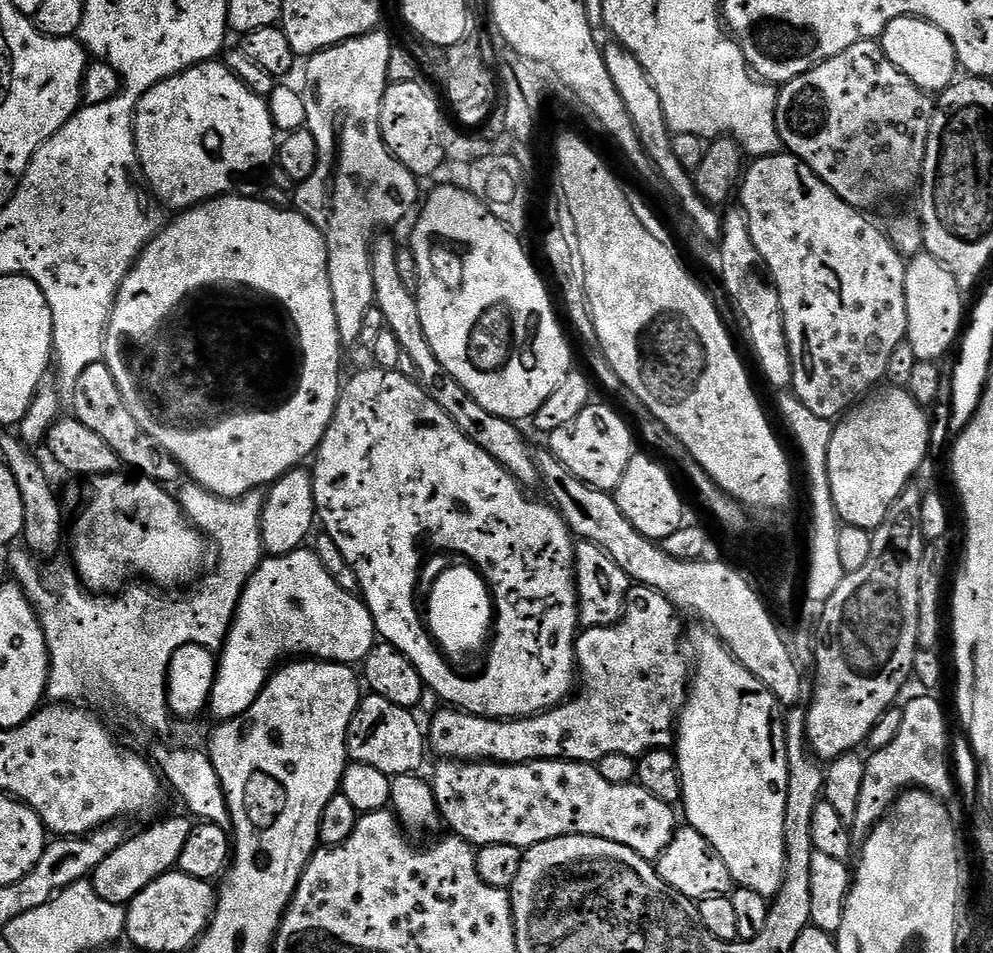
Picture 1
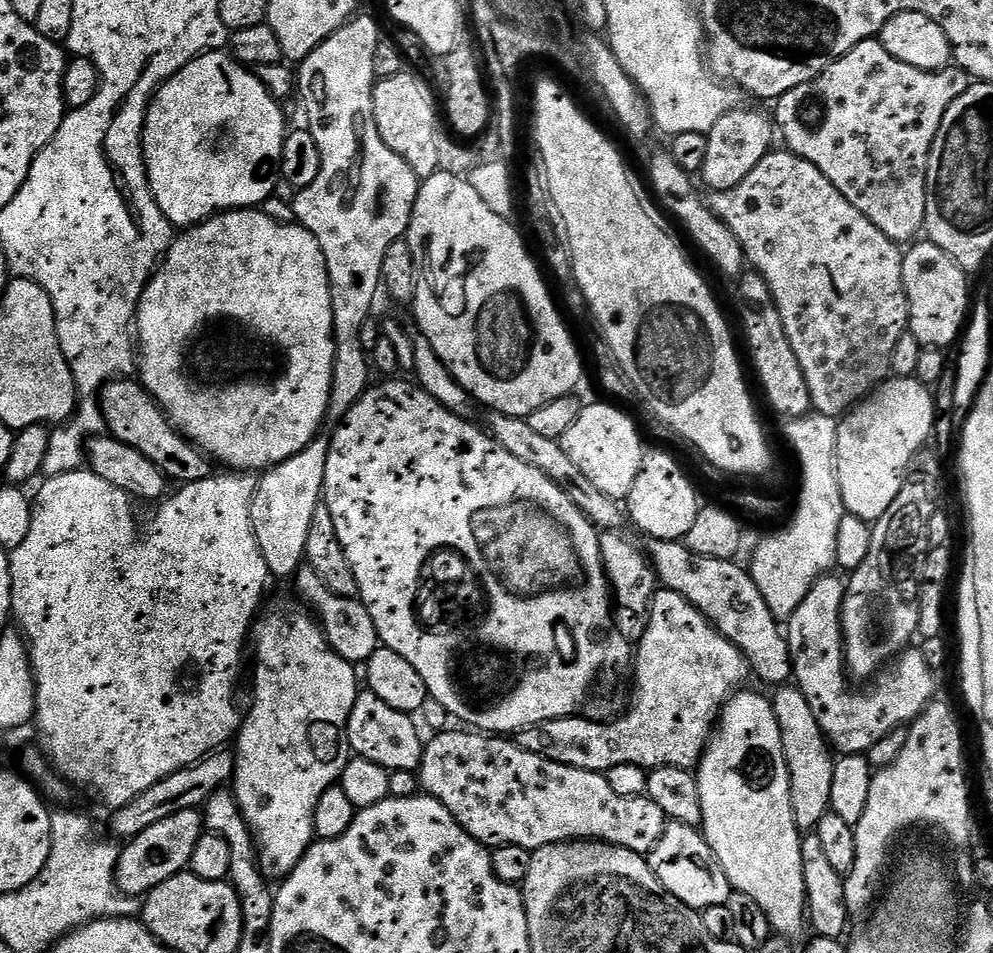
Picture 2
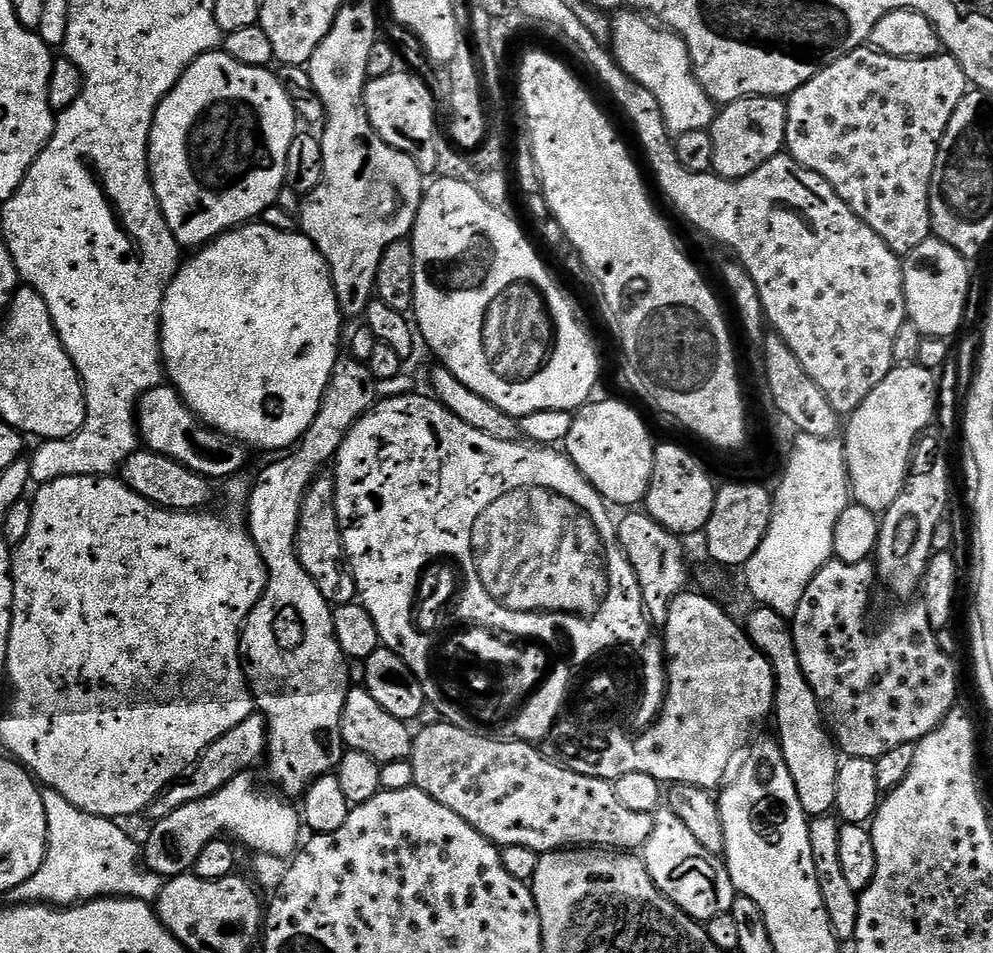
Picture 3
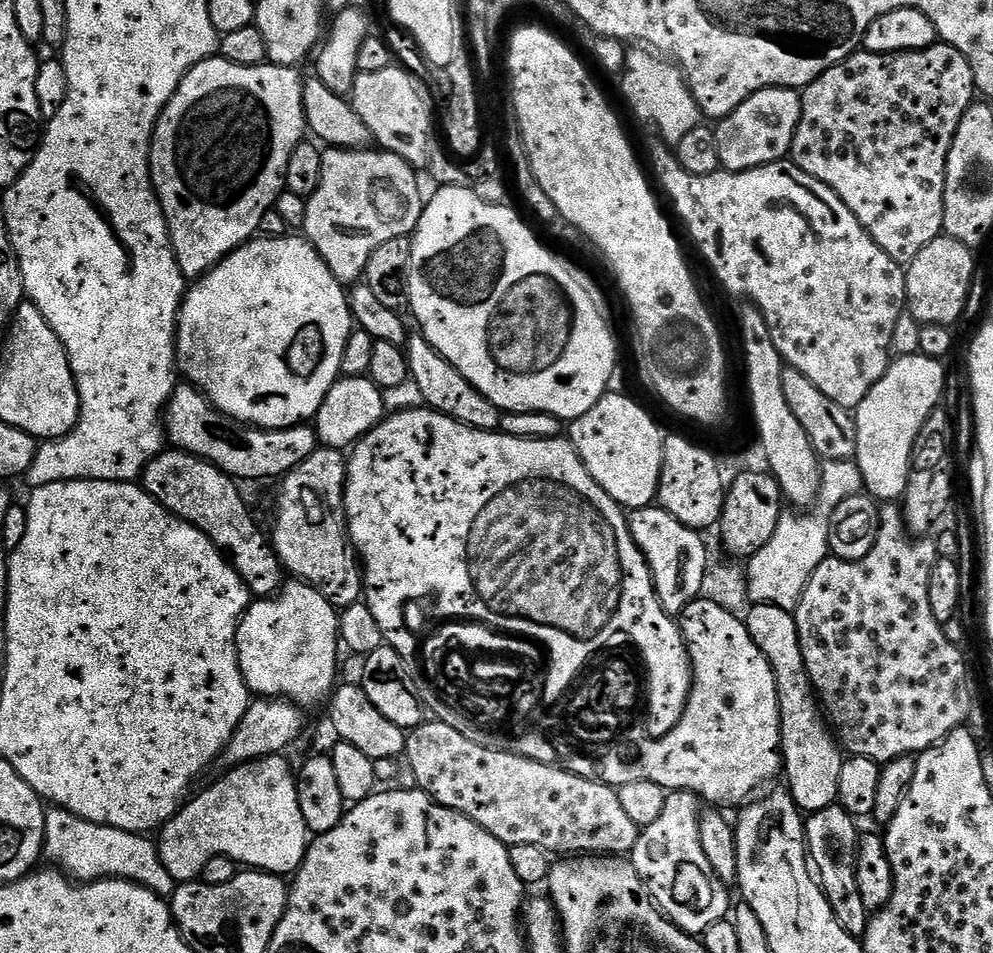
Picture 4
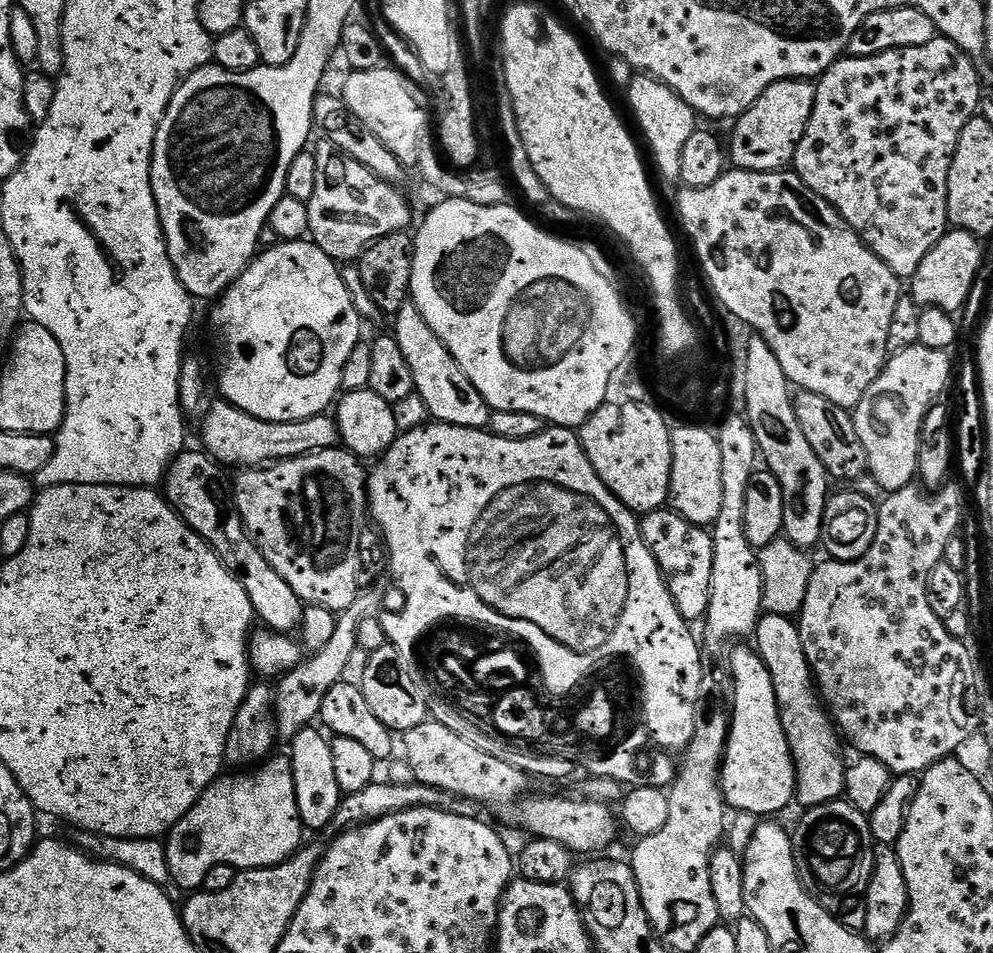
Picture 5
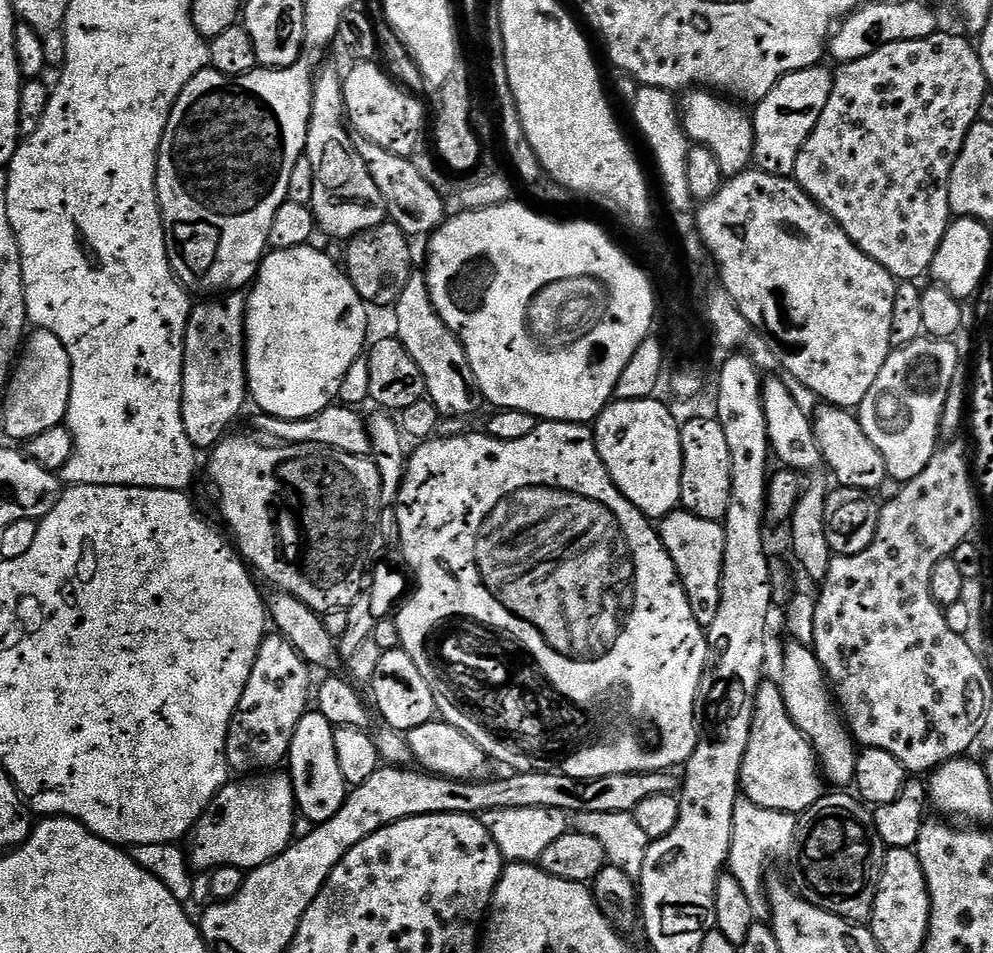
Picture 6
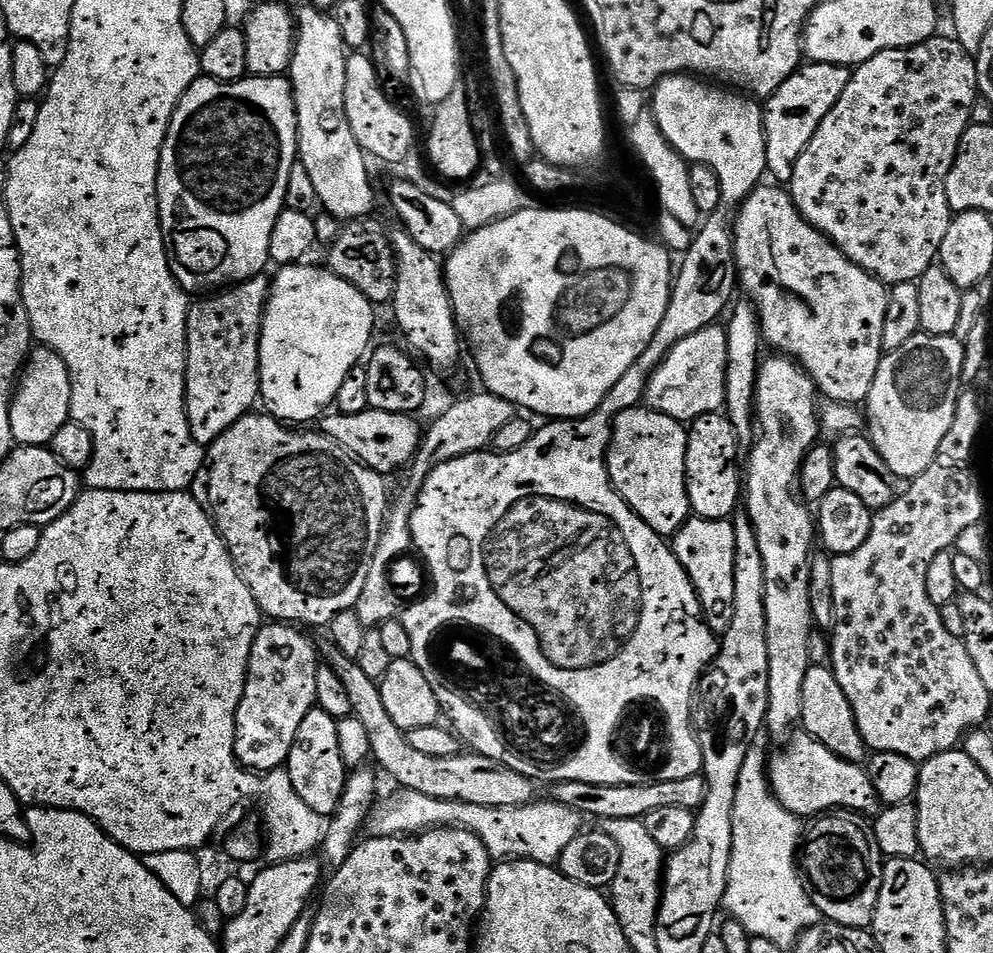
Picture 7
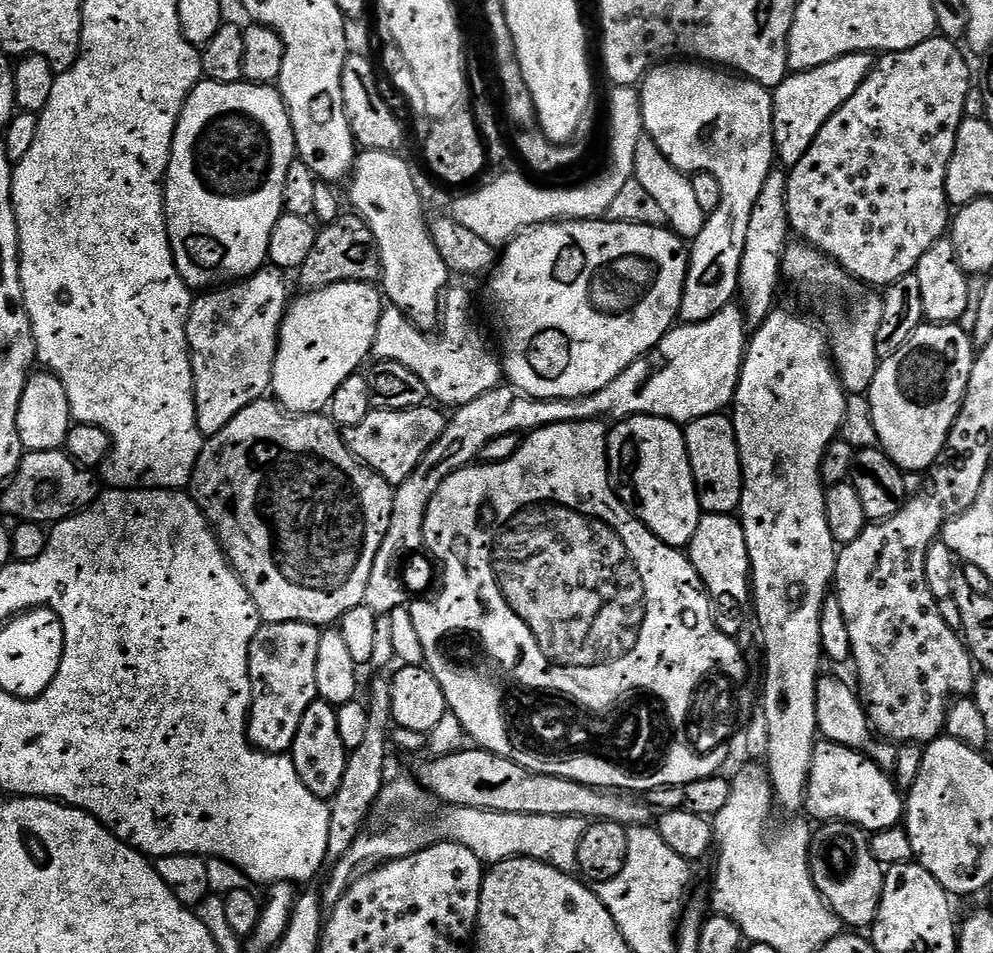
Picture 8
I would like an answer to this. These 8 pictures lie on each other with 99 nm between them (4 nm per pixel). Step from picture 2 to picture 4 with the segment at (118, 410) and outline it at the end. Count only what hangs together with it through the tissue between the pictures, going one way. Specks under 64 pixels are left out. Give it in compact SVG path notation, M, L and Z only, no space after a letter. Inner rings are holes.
M187 382L177 383L176 389L168 399L162 421L167 439L173 449L201 456L203 460L218 466L218 470L240 482L268 480L271 476L283 478L298 466L302 466L302 462L306 462L306 458L310 458L310 454L314 454L318 447L316 429L311 423L295 424L293 428L258 428L251 424L242 424L225 416L208 401L207 396L199 388Z

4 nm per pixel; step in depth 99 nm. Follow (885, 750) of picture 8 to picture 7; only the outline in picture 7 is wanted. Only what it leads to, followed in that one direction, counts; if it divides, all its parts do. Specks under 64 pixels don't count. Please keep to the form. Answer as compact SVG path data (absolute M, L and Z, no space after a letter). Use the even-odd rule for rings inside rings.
M813 663L802 682L802 714L800 724L803 731L809 732L826 750L838 754L851 764L863 765L869 759L868 743L858 730L858 722L854 722L854 710L850 710L850 702L846 702L846 694L842 694L842 686L838 686L838 678L831 667Z

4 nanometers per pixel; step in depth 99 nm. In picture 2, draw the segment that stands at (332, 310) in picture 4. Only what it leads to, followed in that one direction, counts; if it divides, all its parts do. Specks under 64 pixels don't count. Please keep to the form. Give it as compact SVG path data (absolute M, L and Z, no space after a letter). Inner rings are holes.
M233 210L221 212L219 216L211 216L203 220L201 224L193 224L191 228L181 231L173 239L172 244L164 253L157 269L152 274L144 292L140 295L140 306L134 321L134 336L138 341L138 375L139 383L154 397L161 410L168 416L169 422L173 424L177 432L187 440L192 441L201 452L207 454L217 465L225 464L225 469L239 470L240 472L259 473L280 464L286 458L298 454L311 440L316 439L321 431L320 423L325 423L328 415L328 395L332 385L332 363L334 362L334 350L336 344L332 340L332 303L330 302L330 282L326 270L326 258L322 254L322 246L318 246L318 238L310 234L310 230L301 228L295 222L279 224L272 216L260 212L264 210ZM208 316L240 316L240 320L248 320L252 328L260 328L264 336L272 336L288 348L288 360L292 365L288 368L288 376L276 384L276 388L228 388L228 392L199 392L188 384L188 376L184 376L184 343L188 336L208 320Z

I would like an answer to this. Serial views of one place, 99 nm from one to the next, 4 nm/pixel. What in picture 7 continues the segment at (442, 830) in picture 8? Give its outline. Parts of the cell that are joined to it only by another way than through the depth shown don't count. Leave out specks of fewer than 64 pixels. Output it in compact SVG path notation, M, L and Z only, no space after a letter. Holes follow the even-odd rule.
M397 787L395 791L386 800L381 799L373 805L366 825L369 837L411 836L429 828L464 828L474 833L482 846L486 846L493 861L529 860L555 865L562 850L566 850L568 843L574 842L586 824L585 817L578 810L551 798L540 798L522 806L474 806L461 800L430 798L409 788Z

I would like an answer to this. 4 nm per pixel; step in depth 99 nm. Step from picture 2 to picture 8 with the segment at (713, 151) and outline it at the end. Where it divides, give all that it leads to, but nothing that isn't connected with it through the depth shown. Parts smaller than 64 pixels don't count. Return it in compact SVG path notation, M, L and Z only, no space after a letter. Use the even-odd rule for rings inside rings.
M866 52L846 54L834 62L826 62L805 72L792 72L772 92L772 133L776 143L776 160L785 169L792 169L810 150L818 130L851 98L854 90L870 74L873 57Z

